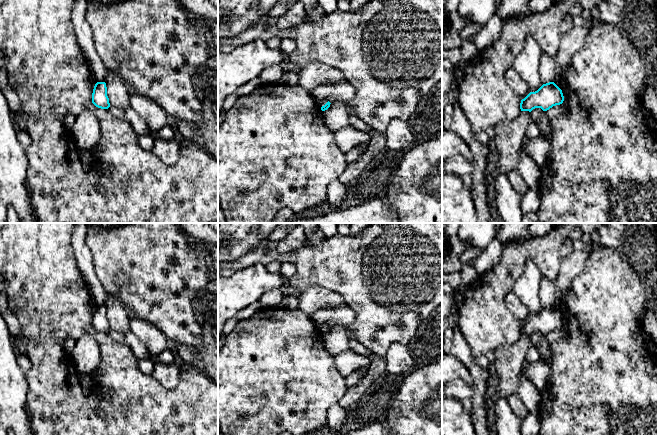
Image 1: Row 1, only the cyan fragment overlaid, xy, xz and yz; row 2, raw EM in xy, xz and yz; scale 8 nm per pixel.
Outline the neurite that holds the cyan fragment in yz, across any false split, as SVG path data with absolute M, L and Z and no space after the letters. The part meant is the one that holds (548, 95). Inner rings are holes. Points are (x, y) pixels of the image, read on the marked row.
M542 53L539 72L543 85L535 92L530 92L521 100L521 111L531 112L535 108L547 111L564 101L562 90L553 82L556 72L556 58Z

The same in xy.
M87 0L75 1L72 10L72 20L77 41L89 63L90 70L96 81L92 93L92 103L98 108L108 109L110 103L107 96L106 83L104 82L107 68L95 49L92 29L85 18L88 5L89 2Z

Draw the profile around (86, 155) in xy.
M81 150L81 160L83 162L83 166L86 170L89 170L91 167L92 161L92 152L91 150Z

